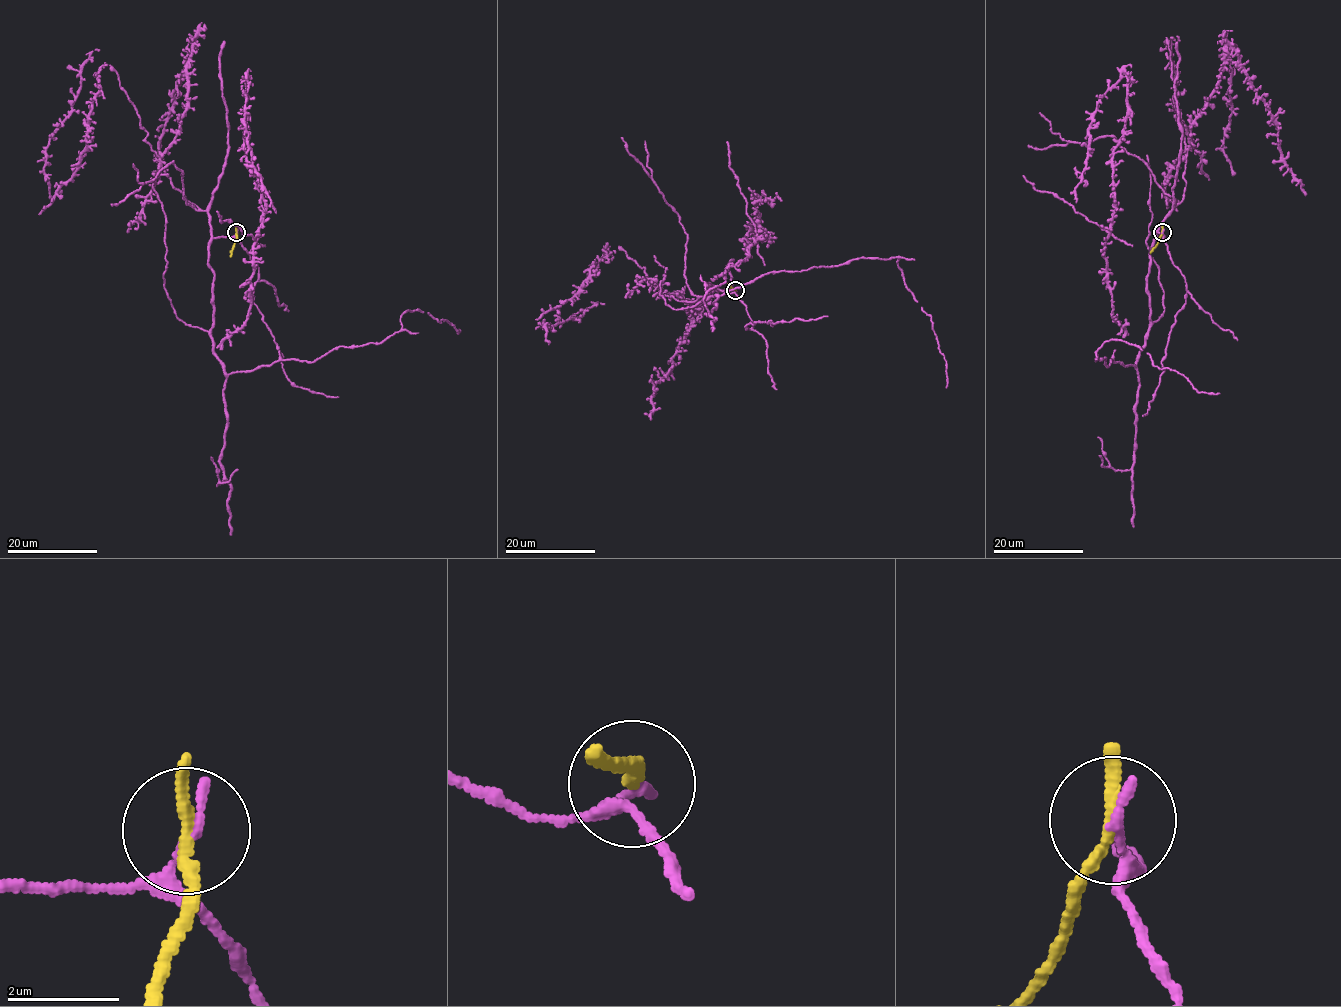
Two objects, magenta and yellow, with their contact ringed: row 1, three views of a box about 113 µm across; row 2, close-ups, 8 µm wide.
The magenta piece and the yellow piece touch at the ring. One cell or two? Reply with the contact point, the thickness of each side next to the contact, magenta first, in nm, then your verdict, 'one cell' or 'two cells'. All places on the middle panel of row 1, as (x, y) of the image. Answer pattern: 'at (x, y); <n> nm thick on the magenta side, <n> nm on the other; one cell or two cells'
at (735, 290); 200 nm thick on the magenta side, 190 nm on the other; two cells

